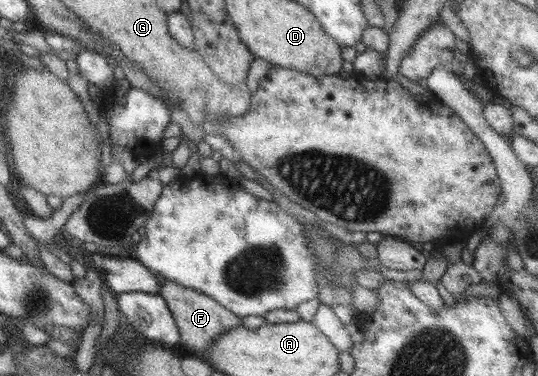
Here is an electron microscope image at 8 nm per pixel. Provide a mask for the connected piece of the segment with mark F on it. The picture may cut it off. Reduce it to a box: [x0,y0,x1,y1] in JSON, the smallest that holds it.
[159,278,244,354]

